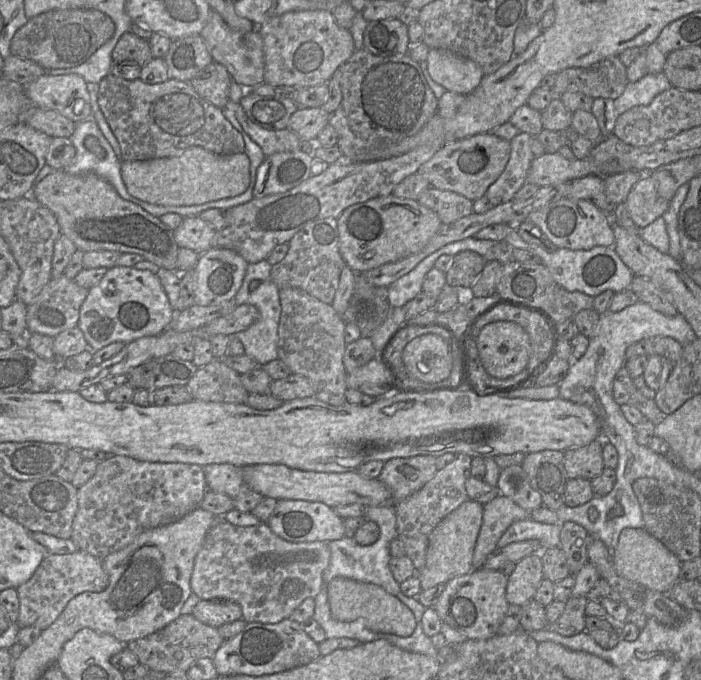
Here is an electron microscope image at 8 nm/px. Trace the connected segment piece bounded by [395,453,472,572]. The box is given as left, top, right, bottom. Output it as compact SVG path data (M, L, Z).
M465 453L456 454L455 459L420 490L395 504L397 534L404 544L406 555L412 560L416 572L426 563L429 536L434 528L462 503L469 500L465 483L470 474L472 457Z

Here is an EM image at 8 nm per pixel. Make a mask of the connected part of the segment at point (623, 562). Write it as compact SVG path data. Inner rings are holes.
M644 528L623 529L617 547L612 551L612 557L618 575L654 591L667 593L679 580L682 562Z

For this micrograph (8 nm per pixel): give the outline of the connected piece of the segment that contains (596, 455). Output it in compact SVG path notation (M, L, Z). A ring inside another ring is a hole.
M602 438L588 445L570 448L564 452L564 467L569 479L592 480L604 469Z

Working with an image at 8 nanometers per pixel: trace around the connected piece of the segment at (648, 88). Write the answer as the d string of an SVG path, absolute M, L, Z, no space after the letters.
M648 73L636 82L628 82L624 92L614 100L617 117L636 106L647 106L663 91L672 87L665 74Z

